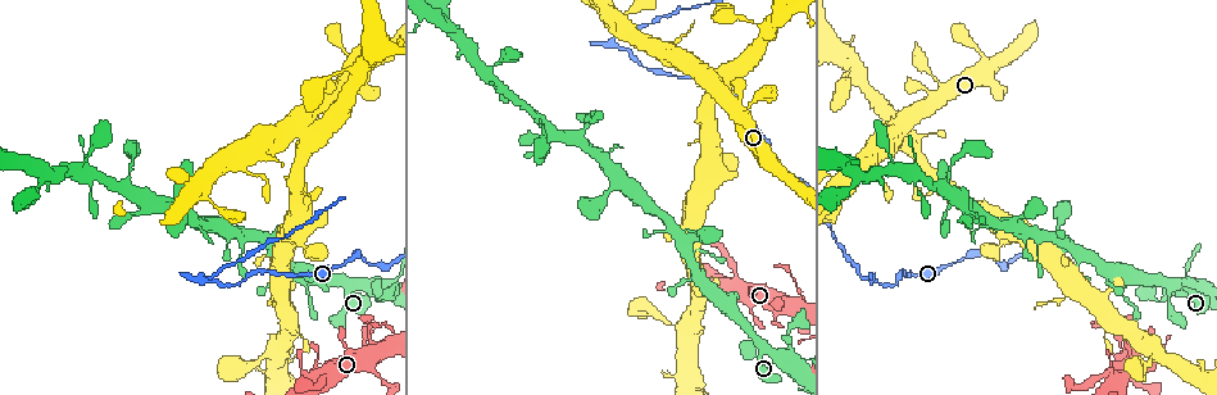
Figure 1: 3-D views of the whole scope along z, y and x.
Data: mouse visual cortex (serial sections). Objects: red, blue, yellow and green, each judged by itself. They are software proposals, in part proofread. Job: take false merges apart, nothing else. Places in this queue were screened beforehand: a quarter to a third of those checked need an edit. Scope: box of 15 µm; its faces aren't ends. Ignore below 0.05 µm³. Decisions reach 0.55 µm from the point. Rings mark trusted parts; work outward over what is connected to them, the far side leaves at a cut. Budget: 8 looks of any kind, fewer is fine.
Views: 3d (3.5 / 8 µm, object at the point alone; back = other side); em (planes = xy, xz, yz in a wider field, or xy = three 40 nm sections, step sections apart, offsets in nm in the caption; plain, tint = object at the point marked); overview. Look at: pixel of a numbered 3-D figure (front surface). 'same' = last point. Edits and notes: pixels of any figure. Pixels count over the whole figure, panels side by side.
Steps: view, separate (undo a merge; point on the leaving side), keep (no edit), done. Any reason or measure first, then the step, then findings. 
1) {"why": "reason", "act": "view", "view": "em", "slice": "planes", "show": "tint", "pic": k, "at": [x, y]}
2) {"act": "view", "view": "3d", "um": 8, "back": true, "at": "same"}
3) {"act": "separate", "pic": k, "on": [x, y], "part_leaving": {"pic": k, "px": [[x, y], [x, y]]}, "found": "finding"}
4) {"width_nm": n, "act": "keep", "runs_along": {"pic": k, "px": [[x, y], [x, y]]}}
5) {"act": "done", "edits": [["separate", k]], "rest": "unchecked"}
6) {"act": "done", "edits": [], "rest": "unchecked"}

{"act": "view", "view": "3d", "um": 3.5, "pic": 1, "at": [212, 276]}

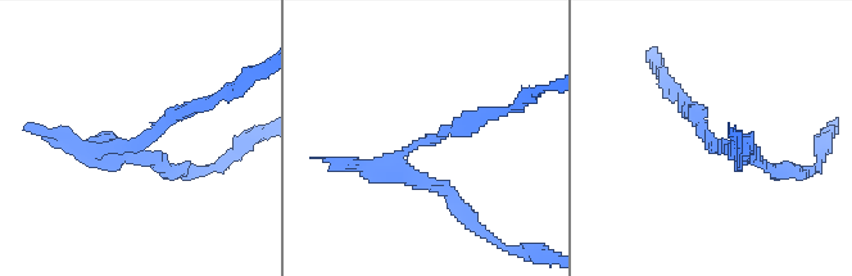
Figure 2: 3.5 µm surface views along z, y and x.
{"act": "view", "view": "em", "slice": "xy", "step": 2, "show": "tint", "pic": 2, "at": [715, 145]}

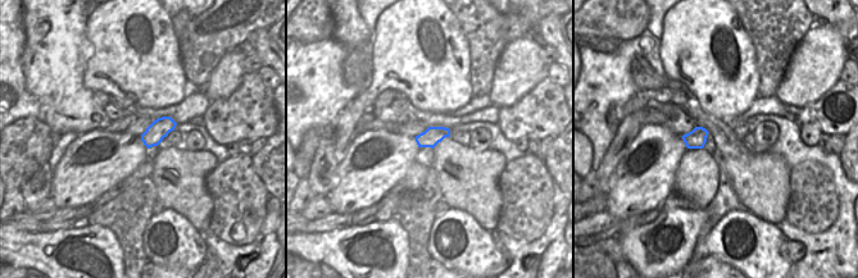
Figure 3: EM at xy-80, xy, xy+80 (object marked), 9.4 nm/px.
{"act": "separate", "pic": 2, "on": [144, 139], "part_leaving": {"pic": 2, "px": [[110, 146], [150, 139], [213, 99]]}, "found": "a second cell is stuck on"}

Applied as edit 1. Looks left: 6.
{"why": "abrupt turn", "act": "view", "view": "3d", "um": 3.5, "back": true, "pic": 1, "at": [311, 131]}

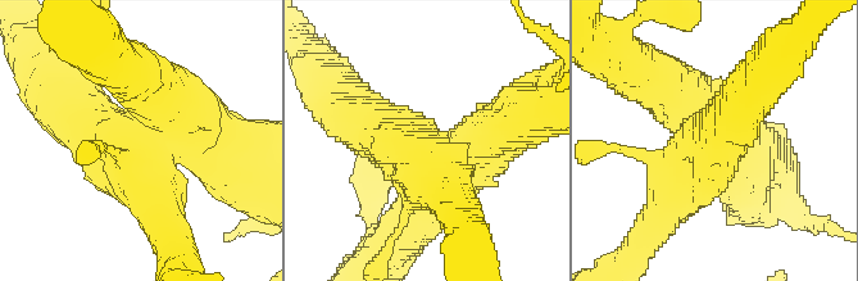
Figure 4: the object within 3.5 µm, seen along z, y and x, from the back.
{"act": "view", "view": "em", "slice": "planes", "show": "tint", "pic": 4, "at": [143, 146]}

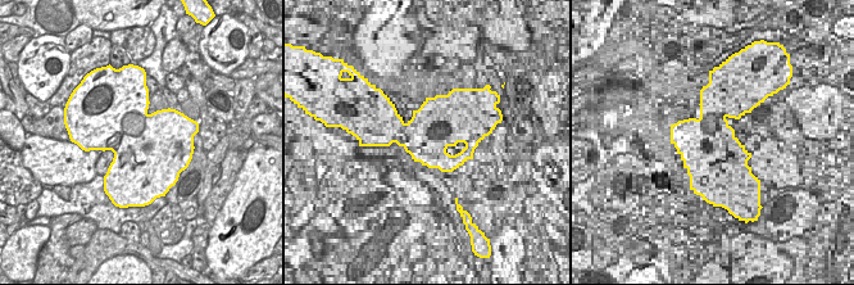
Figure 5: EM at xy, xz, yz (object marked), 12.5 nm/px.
{"act": "view", "view": "em", "slice": "xy", "step": 3, "show": "tint", "at": "same"}

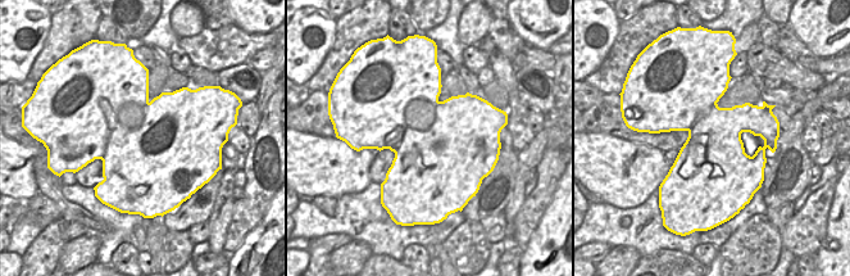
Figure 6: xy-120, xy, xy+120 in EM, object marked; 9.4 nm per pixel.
{"width_nm": 900, "act": "separate", "pic": 4, "on": [95, 132], "border": {"pic": 6, "px": [[148, 102], [118, 111], [101, 159]]}, "found": "a second cell is stuck on"}

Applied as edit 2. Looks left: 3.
{"why": "thick turns thin", "act": "view", "view": "3d", "um": 8, "pic": 1, "at": [794, 367]}

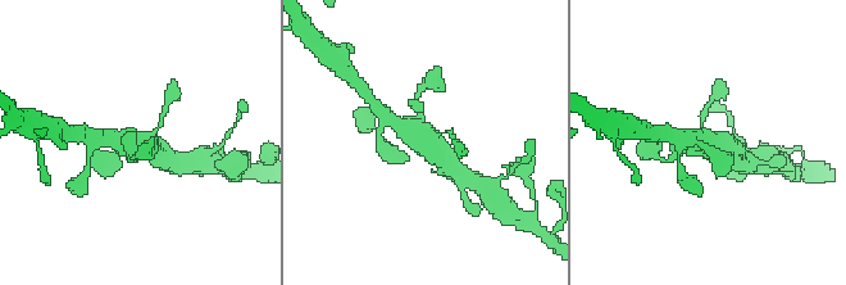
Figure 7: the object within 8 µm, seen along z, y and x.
{"why": "now the EM", "act": "view", "view": "em", "slice": "xy", "step": 1, "show": "tint", "pic": 7, "at": [429, 137]}

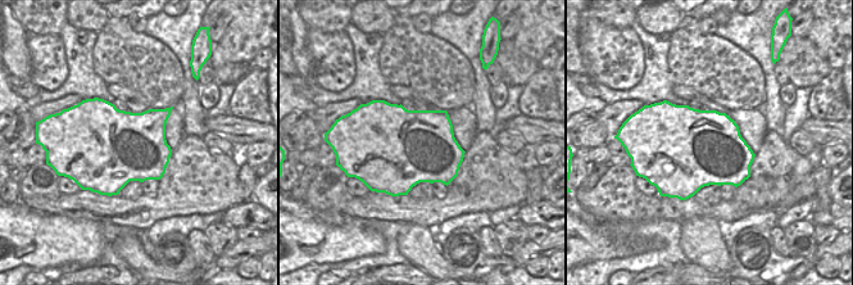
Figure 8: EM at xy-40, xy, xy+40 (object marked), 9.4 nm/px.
{"act": "keep", "runs_along": {"pic": 7, "px": [[109, 136], [140, 144], [164, 114]]}, "found": "one cell here"}

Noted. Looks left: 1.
{"act": "done", "edits": [["separate", 2], ["separate", 4]], "rest": "unchecked"}

